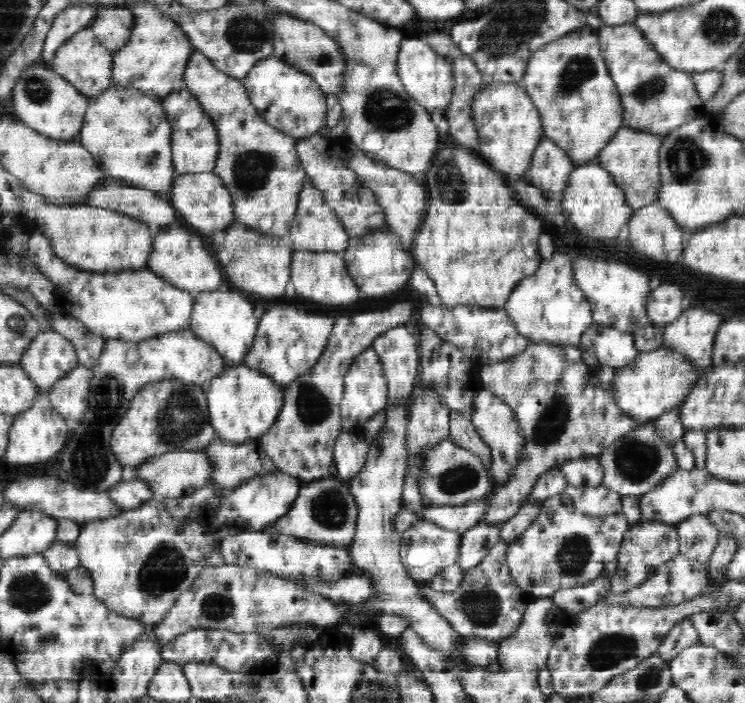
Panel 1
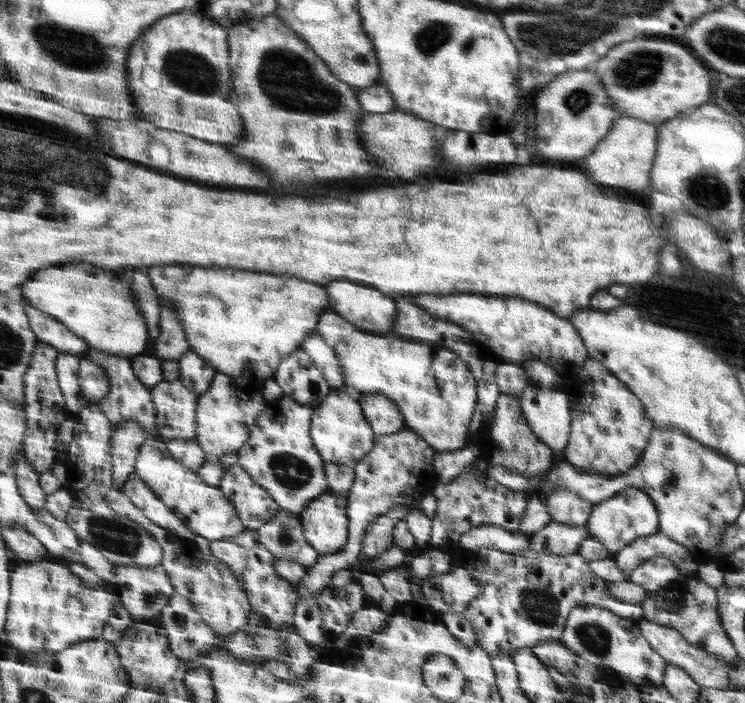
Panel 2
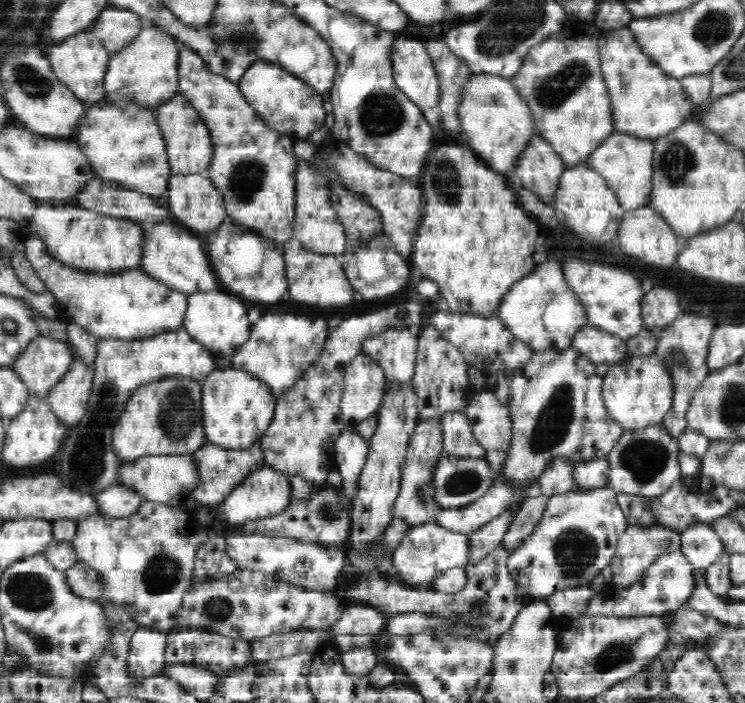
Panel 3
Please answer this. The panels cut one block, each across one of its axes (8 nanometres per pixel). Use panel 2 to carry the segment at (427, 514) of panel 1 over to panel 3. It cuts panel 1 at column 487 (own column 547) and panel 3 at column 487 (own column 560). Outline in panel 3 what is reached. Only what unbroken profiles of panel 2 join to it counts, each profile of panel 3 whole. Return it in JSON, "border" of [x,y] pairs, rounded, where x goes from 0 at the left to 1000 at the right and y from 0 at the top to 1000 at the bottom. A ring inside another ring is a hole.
{"border":[[[668,674],[660,691],[642,711],[617,723],[592,724],[585,731],[585,744],[601,754],[628,761],[655,745],[655,741],[679,731],[685,713],[698,713],[699,717],[703,710],[689,703],[677,677]]]}

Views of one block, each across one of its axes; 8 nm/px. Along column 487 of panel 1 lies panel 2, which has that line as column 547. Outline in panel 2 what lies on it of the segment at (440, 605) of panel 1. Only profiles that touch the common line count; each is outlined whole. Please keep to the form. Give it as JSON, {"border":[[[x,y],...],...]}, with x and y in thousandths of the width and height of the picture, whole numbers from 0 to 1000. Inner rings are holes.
{"border":[[[608,778],[607,781],[607,791],[609,791],[609,799],[607,799],[607,808],[601,811],[601,814],[607,812],[607,809],[612,809],[615,804],[623,802],[623,808],[628,809],[642,826],[644,826],[644,838],[647,842],[642,845],[642,851],[639,853],[634,853],[630,861],[631,871],[621,869],[623,878],[628,878],[628,882],[634,885],[634,890],[636,890],[636,896],[639,896],[639,905],[642,905],[642,919],[644,922],[652,922],[652,927],[666,927],[666,929],[690,929],[697,922],[703,920],[717,920],[719,916],[730,913],[730,912],[750,912],[753,908],[754,898],[757,898],[757,892],[760,888],[760,881],[762,881],[764,871],[772,863],[779,859],[787,861],[803,861],[805,863],[816,865],[819,869],[830,873],[830,876],[836,878],[850,878],[851,881],[859,882],[864,878],[864,869],[862,865],[860,858],[850,858],[838,853],[830,853],[830,851],[824,851],[824,848],[819,848],[813,842],[813,831],[812,824],[807,819],[801,819],[797,817],[795,811],[792,811],[791,802],[785,798],[779,789],[773,789],[772,787],[765,789],[717,789],[715,787],[709,785],[695,785],[695,788],[685,788],[677,787],[675,784],[663,781],[663,780],[652,780],[652,781],[643,781],[639,784],[628,784],[620,780]]]}

